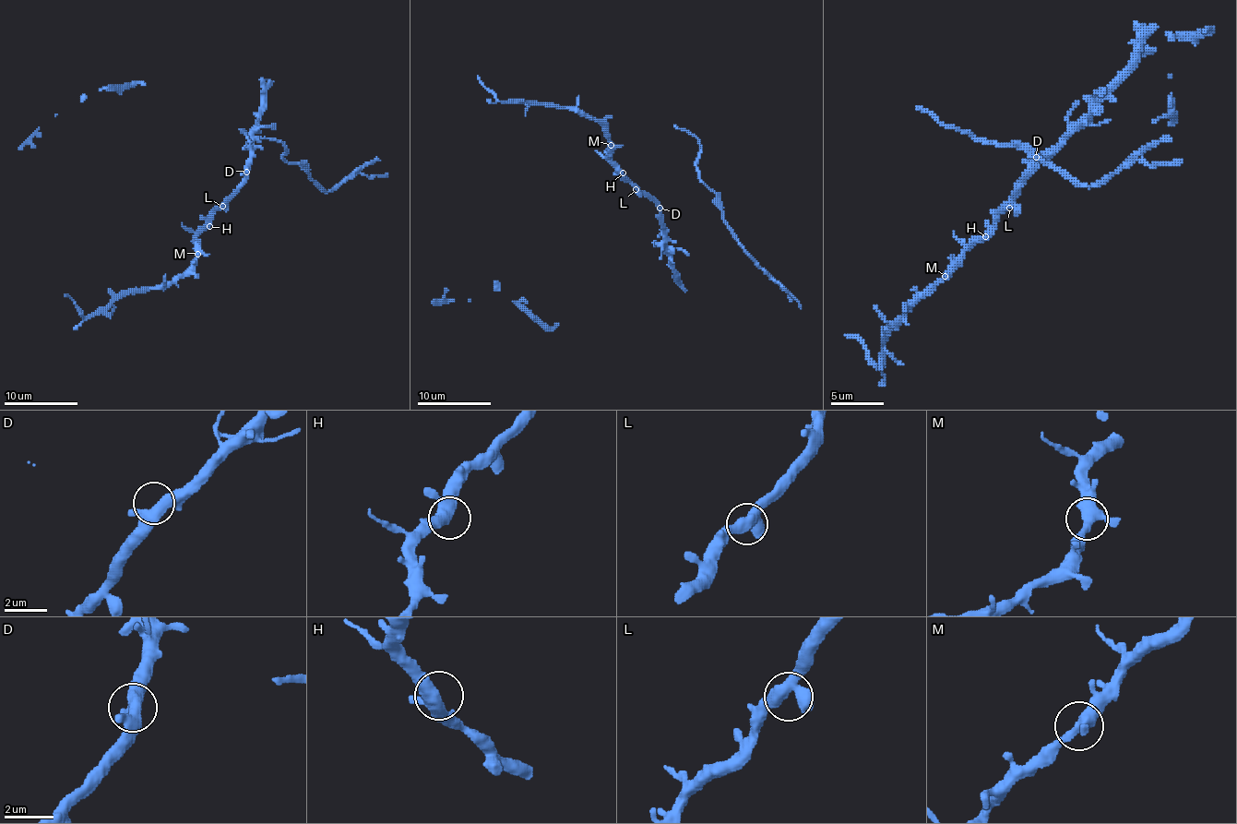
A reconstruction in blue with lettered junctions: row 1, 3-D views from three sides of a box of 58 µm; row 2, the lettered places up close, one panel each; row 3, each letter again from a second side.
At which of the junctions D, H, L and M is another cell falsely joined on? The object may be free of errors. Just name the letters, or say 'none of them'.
none of them

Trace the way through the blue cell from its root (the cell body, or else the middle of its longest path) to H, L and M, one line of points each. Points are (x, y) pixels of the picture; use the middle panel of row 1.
H: (661, 211), (650, 198), (639, 193), (623, 173)
L: (661, 211), (648, 197), (636, 189)
M: (661, 211), (619, 173), (619, 167), (610, 158), (610, 145)

